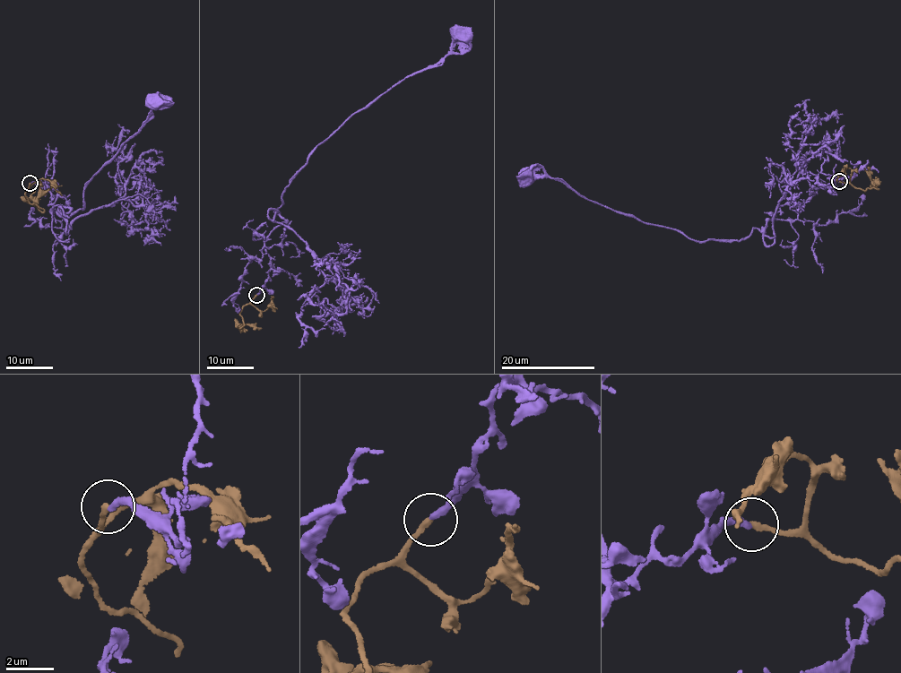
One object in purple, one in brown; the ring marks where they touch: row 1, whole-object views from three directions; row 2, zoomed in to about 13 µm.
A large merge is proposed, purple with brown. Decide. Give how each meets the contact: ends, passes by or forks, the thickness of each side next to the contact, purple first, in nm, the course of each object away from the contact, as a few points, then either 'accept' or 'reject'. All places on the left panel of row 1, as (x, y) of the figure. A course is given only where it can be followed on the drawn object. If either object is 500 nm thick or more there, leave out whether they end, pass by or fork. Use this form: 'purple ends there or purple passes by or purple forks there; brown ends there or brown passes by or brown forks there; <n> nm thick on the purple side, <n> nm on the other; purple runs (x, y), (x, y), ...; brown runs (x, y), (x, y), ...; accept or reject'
purple ends there; brown ends there; 280 nm thick on the purple side, 240 nm on the other; purple runs (30, 184), (49, 192), (53, 212), (61, 204), (68, 216), (82, 209), (89, 182), (140, 132), (153, 100); brown runs (30, 184), (25, 196), (30, 202), (44, 210), (43, 211), (38, 204), (37, 185); reject

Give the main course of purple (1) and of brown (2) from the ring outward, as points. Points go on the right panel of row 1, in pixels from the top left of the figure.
1: (839, 182), (811, 194), (796, 219), (772, 217), (737, 241), (703, 242), (561, 181), (524, 178)
2: (839, 182), (857, 188), (878, 188), (865, 168)

